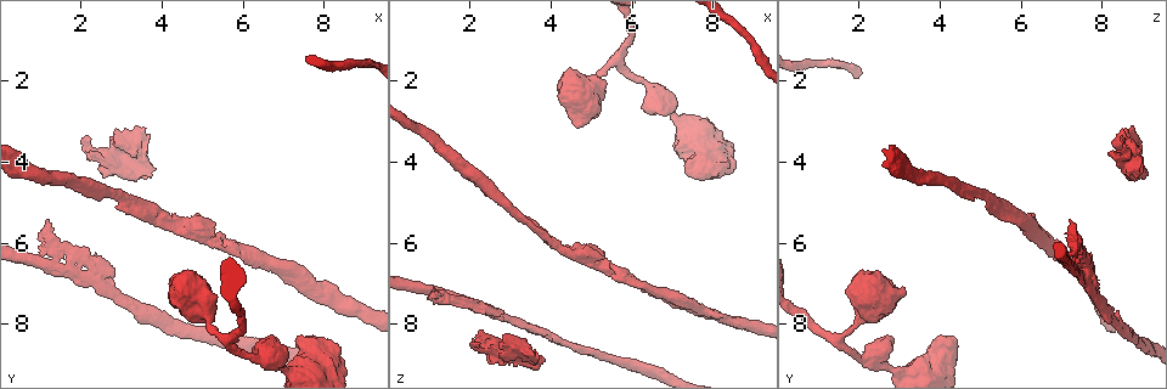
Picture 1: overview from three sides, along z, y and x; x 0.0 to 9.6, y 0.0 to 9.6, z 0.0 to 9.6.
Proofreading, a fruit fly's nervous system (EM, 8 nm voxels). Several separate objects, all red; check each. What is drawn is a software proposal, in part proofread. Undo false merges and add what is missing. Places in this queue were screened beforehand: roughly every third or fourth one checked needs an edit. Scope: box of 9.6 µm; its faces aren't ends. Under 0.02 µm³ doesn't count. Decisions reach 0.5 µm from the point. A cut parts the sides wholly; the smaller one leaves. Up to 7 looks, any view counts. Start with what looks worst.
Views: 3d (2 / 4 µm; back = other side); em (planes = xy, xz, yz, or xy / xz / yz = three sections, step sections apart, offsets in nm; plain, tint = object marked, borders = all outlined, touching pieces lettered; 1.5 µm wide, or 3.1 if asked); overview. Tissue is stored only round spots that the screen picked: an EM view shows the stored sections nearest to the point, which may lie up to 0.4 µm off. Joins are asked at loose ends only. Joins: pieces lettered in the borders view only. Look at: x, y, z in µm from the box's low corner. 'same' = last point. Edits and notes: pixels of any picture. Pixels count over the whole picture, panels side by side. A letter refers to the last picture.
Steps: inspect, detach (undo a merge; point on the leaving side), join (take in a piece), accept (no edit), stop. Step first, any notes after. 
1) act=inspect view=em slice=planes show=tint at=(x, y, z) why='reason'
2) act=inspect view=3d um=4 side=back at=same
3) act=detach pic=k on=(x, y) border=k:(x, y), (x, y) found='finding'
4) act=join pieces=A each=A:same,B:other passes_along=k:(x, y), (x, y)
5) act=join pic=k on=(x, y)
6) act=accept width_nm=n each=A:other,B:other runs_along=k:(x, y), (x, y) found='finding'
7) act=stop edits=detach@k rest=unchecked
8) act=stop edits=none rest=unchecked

act=inspect view=em slice=planes show=borders at=(3.85, 4.20, 8.90) why='an open end'

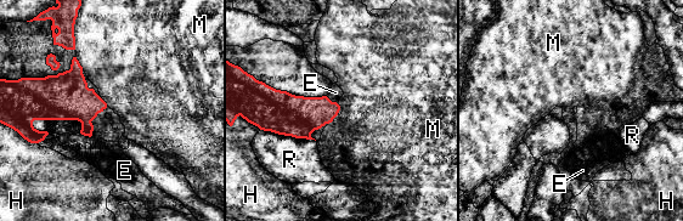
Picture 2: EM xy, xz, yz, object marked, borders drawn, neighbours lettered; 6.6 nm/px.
act=join pieces=E each=E:same,H:other,M:other,R:other passes_along=2:(66, 96), (92, 119), (105, 130) found='it goes on there'

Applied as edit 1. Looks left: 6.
act=inspect view=3d um=2 at=(6.65, 8.40, 2.85) why='branch stops here'

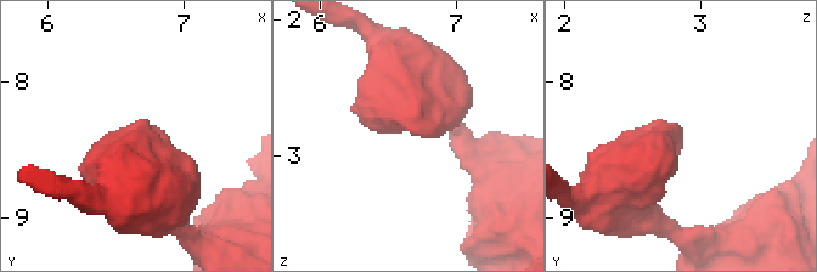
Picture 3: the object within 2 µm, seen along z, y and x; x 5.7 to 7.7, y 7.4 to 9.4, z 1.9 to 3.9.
act=inspect view=em slice=yz step=4 show=tint at=(6.68, 8.40, 2.88)

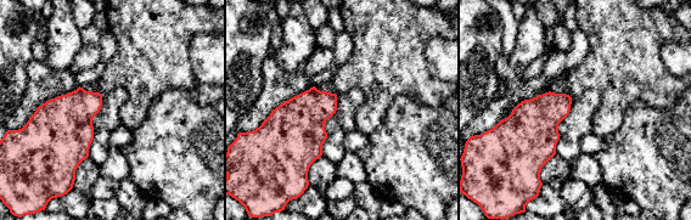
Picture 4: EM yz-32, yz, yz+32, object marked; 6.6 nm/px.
act=inspect view=em slice=yz step=4 show=borders at=same why='see the neighbours'

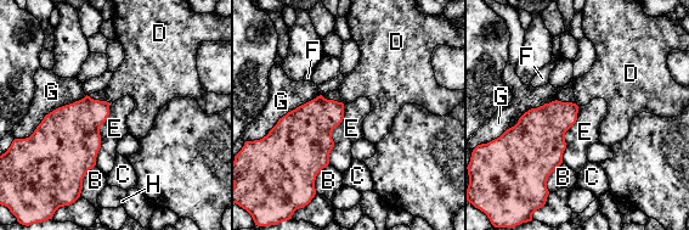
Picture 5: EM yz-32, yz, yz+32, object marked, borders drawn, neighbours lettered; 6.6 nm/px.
act=accept width_nm=190 each=B:other,C:other,D:other,E:other,F:other,G:other,H:other border=5:(109, 104), (95, 164) found='none of them fits'

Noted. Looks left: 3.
act=inspect view=3d um=2 at=(5.10, 5.85, 6.45) why='sudden change in width'

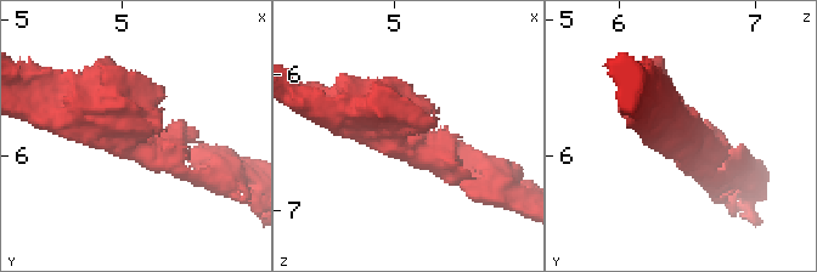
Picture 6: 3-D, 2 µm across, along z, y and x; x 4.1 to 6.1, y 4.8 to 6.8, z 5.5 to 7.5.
act=inspect view=em slice=planes show=tint at=(5.06, 5.82, 6.46)

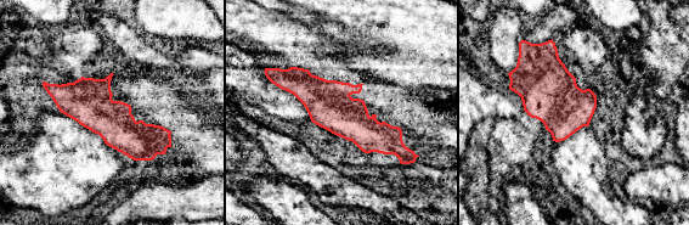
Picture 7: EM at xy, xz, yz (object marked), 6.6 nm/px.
act=inspect view=em slice=planes show=borders at=same why='what lies round it'

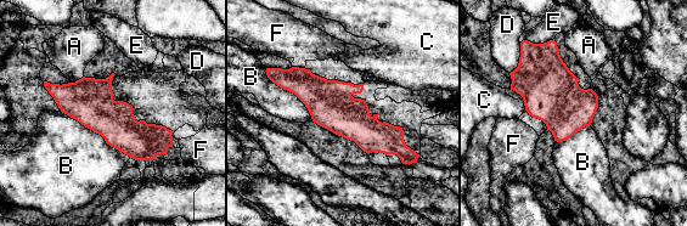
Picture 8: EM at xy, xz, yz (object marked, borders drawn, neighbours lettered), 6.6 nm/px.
act=accept width_nm=320 each=A:other,B:other,C:other,D:other,E:other,F:other runs_along=8:(280, 79), (302, 82), (406, 150) found='continuous, no second neuron'

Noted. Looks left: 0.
act=stop edits=join@2 rest=unchecked

